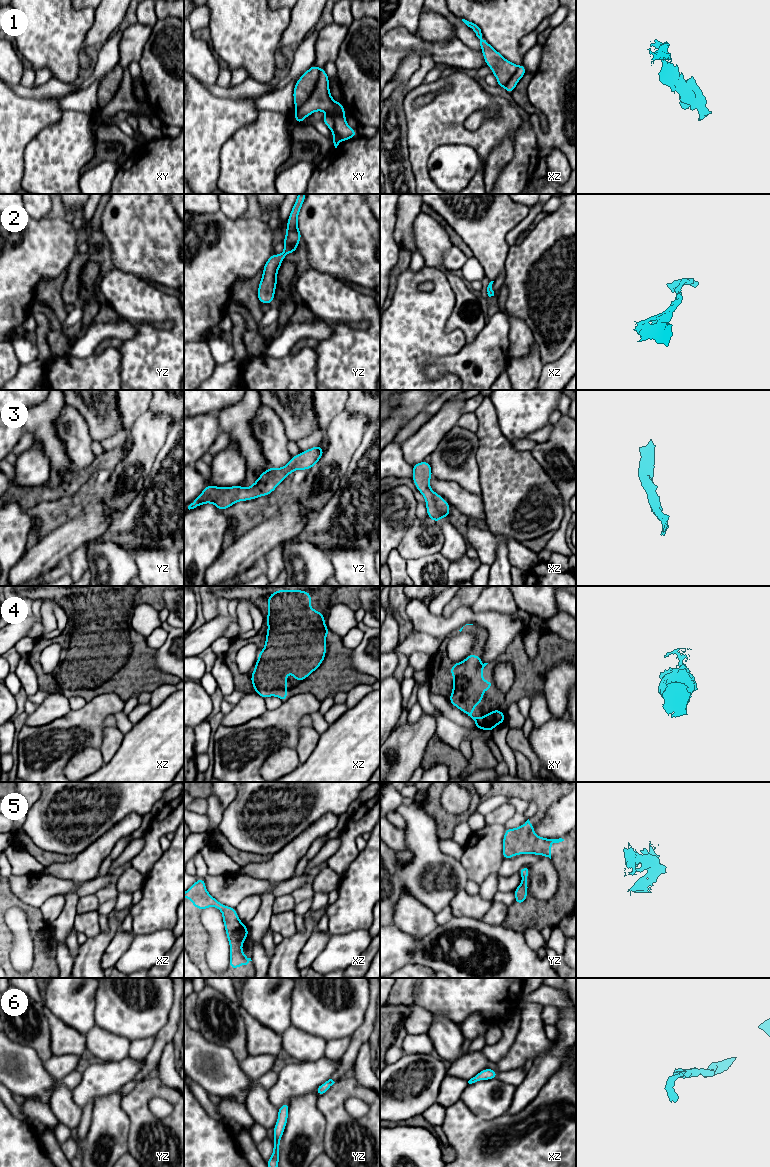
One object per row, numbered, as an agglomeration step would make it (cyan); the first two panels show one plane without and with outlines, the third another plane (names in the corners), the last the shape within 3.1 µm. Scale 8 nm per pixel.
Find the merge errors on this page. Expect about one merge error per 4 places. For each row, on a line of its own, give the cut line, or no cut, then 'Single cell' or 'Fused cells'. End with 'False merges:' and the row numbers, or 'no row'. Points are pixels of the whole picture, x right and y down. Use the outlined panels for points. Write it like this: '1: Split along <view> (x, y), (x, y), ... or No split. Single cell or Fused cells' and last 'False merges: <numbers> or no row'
1: Split along xy (319, 68), (317, 82), (312, 93), (297, 109). Fused cells
2: No split. Single cell
3: No split. Single cell
4: No split. Single cell
5: No split. Single cell
6: No split. Single cell
False merges: 1

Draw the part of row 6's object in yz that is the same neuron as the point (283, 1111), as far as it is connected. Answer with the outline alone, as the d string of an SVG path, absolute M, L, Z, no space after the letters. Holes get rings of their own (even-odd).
M289 1102L284 1103L278 1108L278 1120L273 1128L274 1143L272 1156L267 1161L267 1167L279 1167L280 1142L288 1121Z

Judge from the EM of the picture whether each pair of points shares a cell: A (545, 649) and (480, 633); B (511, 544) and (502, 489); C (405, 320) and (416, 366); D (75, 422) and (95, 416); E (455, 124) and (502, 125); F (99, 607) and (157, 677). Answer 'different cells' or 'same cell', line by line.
A: same cell
B: different cells
C: same cell
D: different cells
E: same cell
F: same cell

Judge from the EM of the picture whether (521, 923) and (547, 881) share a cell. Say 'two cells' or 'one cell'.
two cells

